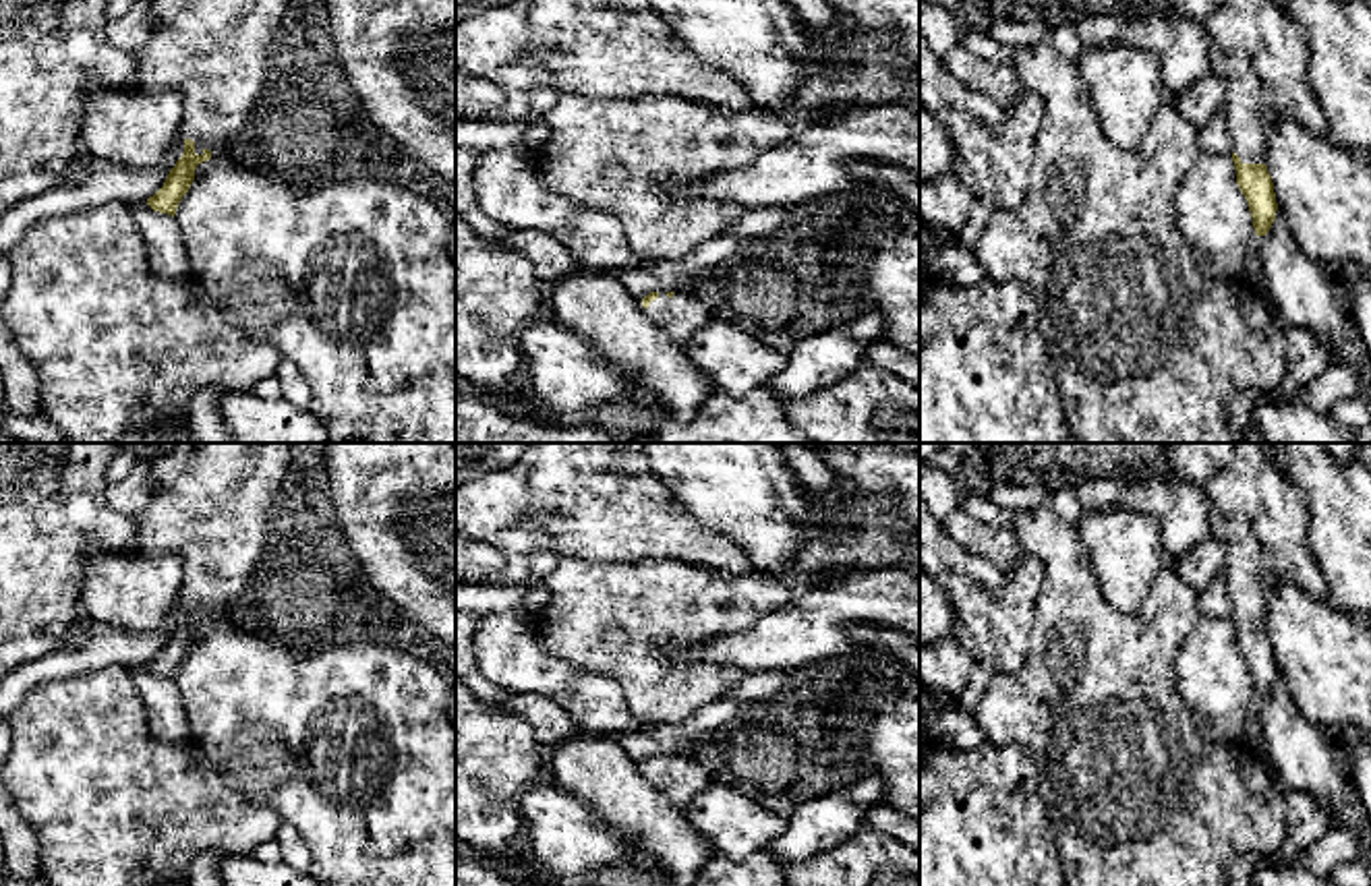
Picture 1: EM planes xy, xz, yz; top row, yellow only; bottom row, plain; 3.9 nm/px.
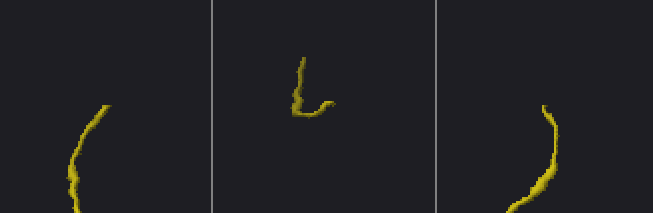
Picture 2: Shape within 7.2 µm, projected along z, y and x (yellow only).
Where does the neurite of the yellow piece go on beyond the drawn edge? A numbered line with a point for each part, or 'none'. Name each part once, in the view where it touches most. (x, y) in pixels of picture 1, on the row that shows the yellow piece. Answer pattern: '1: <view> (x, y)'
1: xy (214, 52)

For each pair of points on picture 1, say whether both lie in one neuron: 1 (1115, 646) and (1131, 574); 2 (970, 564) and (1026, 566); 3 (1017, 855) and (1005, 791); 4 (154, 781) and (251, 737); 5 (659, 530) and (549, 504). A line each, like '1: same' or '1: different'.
1: different
2: different
3: same
4: different
5: same

